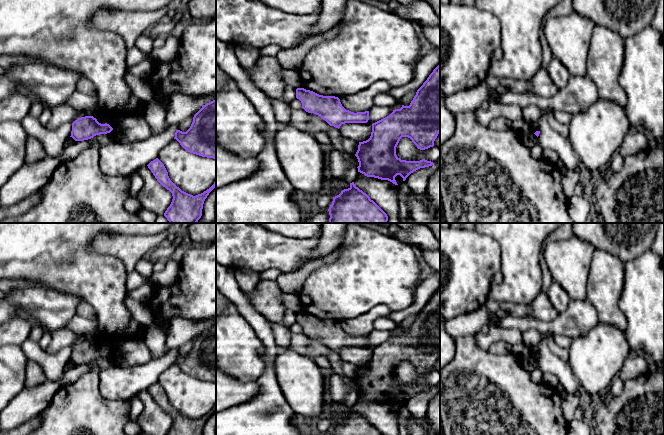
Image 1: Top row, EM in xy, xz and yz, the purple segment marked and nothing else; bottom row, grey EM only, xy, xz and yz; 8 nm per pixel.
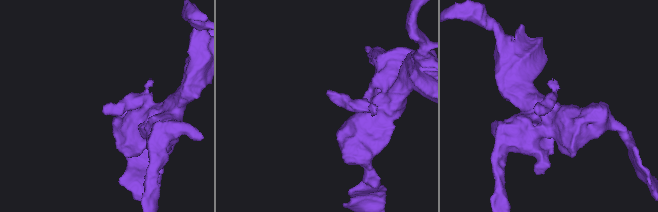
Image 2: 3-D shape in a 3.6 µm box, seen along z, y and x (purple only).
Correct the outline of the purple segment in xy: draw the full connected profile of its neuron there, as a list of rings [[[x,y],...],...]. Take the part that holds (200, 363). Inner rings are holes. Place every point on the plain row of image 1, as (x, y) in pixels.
[[[216,323],[202,330],[186,356],[176,354],[174,363],[188,376],[216,384]]]

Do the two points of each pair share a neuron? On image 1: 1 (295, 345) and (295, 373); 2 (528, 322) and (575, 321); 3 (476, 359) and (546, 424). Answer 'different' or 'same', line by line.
1: different
2: same
3: same

